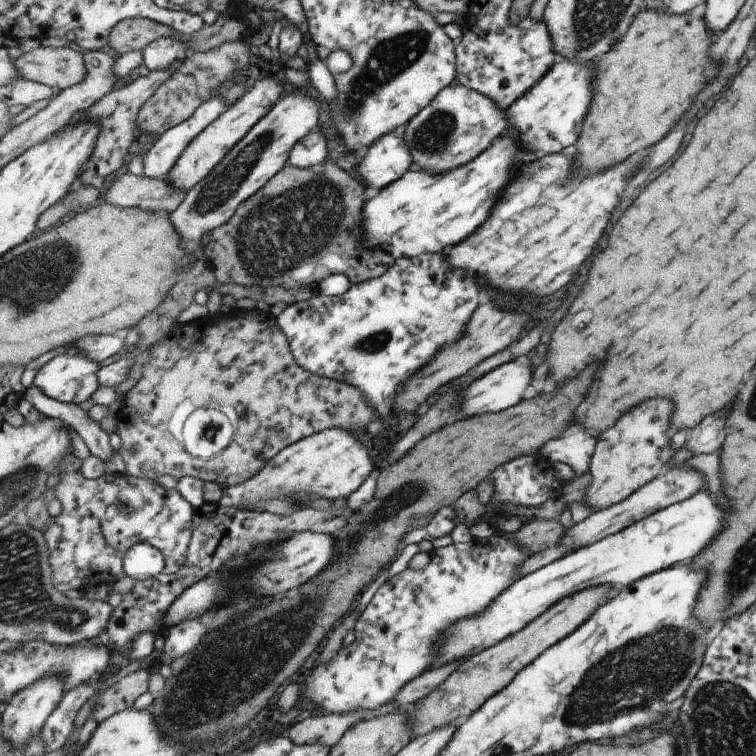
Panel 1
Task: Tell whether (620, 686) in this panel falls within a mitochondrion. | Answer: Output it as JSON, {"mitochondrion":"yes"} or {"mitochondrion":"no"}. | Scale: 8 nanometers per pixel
{"mitochondrion":"yes"}

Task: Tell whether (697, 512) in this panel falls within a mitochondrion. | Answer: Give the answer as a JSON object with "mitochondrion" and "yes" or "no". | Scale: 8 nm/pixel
{"mitochondrion":"no"}

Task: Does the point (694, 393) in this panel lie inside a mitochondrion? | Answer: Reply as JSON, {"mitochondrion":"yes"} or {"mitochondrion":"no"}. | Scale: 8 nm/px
{"mitochondrion":"no"}

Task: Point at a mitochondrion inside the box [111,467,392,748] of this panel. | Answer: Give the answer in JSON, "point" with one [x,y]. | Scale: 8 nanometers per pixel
{"point":[179,712]}

